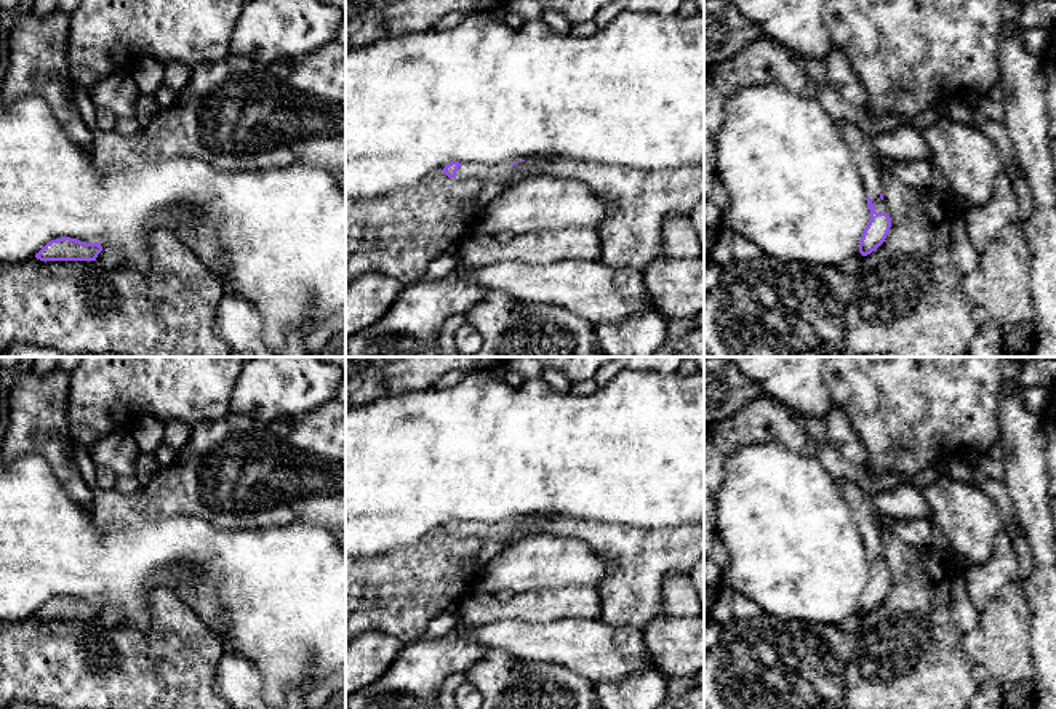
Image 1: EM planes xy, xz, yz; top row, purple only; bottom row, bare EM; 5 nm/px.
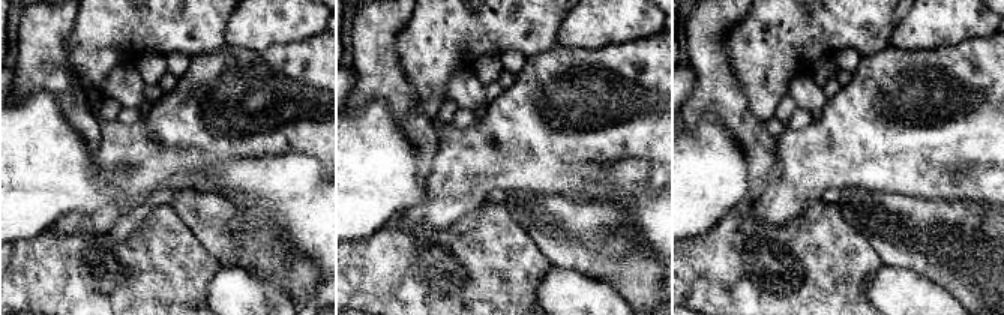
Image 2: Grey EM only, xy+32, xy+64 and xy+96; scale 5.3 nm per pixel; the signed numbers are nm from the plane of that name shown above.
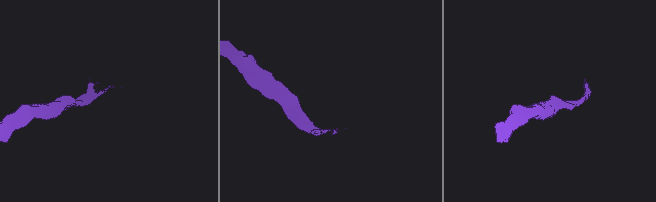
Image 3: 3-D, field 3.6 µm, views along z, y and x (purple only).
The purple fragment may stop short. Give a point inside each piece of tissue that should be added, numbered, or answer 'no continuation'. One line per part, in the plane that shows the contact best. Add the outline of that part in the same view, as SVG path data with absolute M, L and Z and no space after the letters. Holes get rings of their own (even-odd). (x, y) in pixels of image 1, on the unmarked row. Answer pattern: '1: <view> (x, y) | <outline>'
1: yz (872, 522) | M850 480L840 482L843 498L851 506L854 517L859 523L861 535L866 543L867 555L872 557L877 571L886 571L880 552L883 549L882 531L893 528L894 522L883 515L874 504L872 496L864 493L858 485Z

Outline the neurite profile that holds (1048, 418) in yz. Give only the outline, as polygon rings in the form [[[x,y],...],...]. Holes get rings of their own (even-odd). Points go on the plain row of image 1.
[[[1056,386],[1051,389],[1051,397],[1042,415],[1042,426],[1046,434],[1046,461],[1050,479],[1050,511],[1053,514],[1053,523],[1056,527]]]

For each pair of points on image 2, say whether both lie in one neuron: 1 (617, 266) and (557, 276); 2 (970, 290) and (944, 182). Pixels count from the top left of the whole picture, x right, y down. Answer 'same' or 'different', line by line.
1: different
2: different

